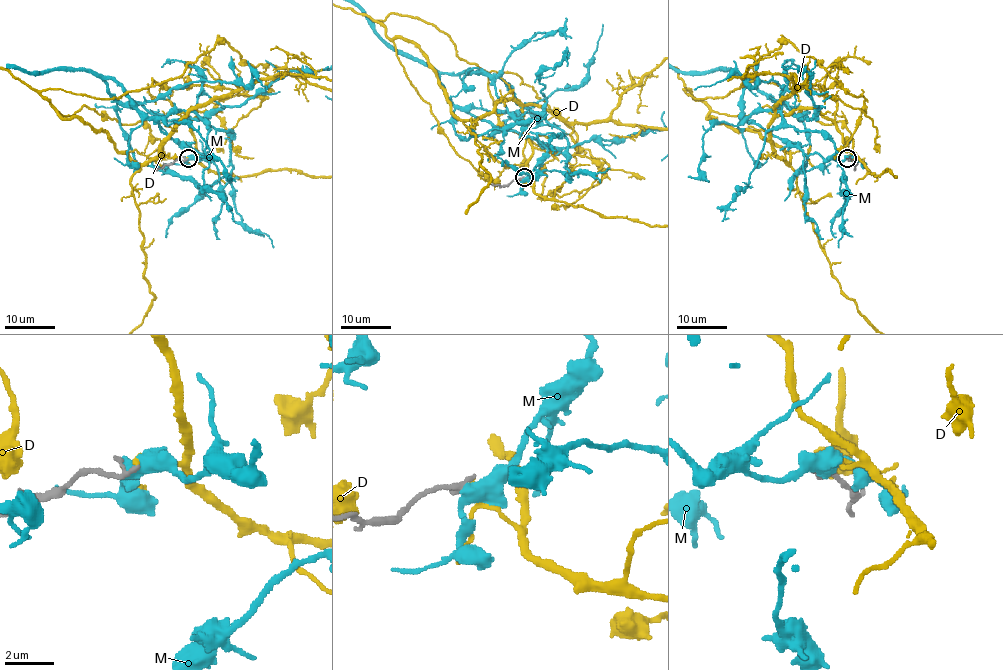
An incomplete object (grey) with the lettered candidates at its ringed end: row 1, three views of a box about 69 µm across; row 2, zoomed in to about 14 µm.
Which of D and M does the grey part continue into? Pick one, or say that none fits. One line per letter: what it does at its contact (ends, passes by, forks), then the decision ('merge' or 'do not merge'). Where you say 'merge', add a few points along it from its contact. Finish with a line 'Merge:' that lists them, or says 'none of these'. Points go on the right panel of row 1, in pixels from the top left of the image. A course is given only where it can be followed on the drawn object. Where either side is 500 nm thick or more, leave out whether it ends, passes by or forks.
D: it ends; do not merge
M: it passes by; do not merge
Merge: none of these

